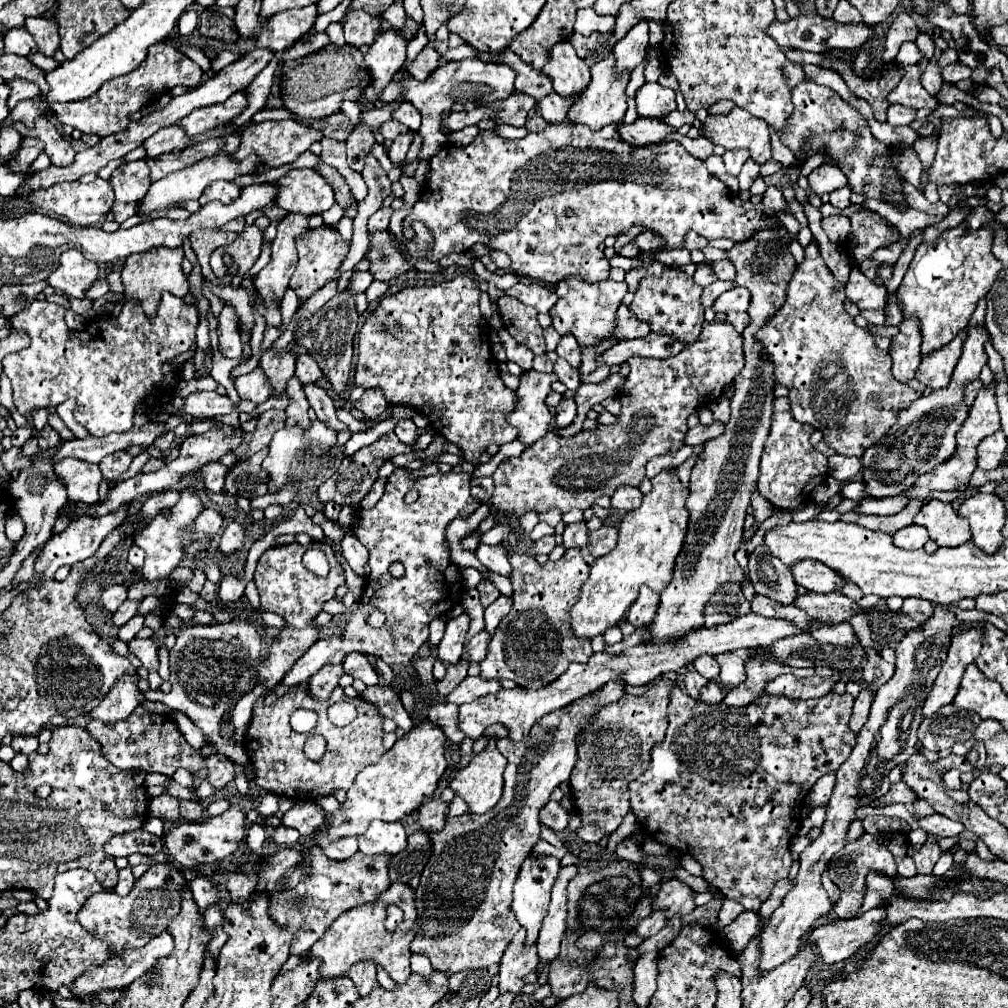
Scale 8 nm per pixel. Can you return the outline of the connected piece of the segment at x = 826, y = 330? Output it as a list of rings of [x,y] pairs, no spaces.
[[[817,240],[805,248],[805,262],[797,266],[789,286],[787,300],[783,308],[773,316],[773,320],[757,332],[757,338],[763,342],[763,350],[775,364],[775,380],[789,388],[791,412],[797,422],[809,422],[823,432],[825,444],[837,454],[861,458],[861,454],[873,446],[889,428],[897,422],[901,408],[907,408],[911,402],[923,394],[909,388],[907,384],[895,382],[891,374],[891,356],[875,346],[875,336],[857,326],[845,308],[845,288],[835,280],[825,260],[819,254]]]

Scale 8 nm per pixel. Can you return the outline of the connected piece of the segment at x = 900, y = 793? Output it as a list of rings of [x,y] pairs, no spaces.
[[[897,782],[897,784],[891,784],[891,790],[879,798],[879,806],[885,806],[885,804],[893,804],[893,802],[913,802],[917,796],[913,794],[913,790],[909,790],[909,786],[905,786],[905,782]]]

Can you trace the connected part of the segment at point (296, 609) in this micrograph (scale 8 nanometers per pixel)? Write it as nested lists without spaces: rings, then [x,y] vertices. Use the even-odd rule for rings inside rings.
[[[291,542],[287,546],[275,546],[275,548],[269,548],[267,552],[263,552],[261,560],[257,562],[255,582],[257,582],[257,590],[261,596],[263,610],[275,612],[285,620],[285,628],[281,630],[281,634],[277,636],[277,642],[269,650],[269,656],[263,658],[263,662],[259,664],[261,668],[257,670],[259,678],[267,682],[267,690],[269,690],[283,678],[283,674],[293,666],[293,662],[297,658],[301,658],[317,642],[319,628],[313,626],[311,620],[321,612],[321,606],[327,600],[335,598],[335,590],[345,584],[345,576],[343,576],[343,566],[335,560],[335,552],[329,544],[311,542],[309,546],[301,546],[299,542]],[[307,548],[319,548],[325,552],[325,556],[331,564],[331,572],[327,578],[319,578],[319,576],[311,574],[303,566],[301,556],[305,554]]]

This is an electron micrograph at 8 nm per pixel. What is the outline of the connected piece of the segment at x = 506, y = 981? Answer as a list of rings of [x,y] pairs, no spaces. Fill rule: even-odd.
[[[519,930],[515,934],[515,938],[509,942],[509,946],[501,958],[501,964],[499,964],[501,994],[505,994],[505,992],[511,992],[515,996],[521,994],[521,990],[525,986],[523,976],[529,974],[531,970],[535,970],[539,964],[539,956],[537,956],[535,946],[525,950],[523,942],[525,942],[525,930]]]

